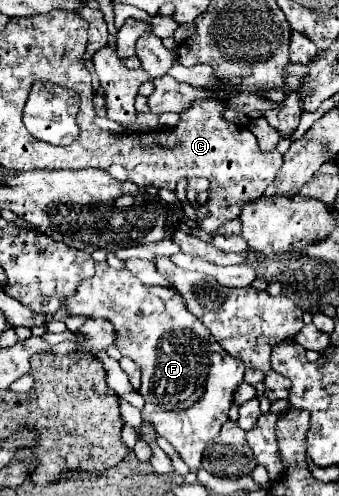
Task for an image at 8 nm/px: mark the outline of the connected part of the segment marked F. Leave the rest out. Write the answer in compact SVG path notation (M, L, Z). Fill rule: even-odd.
M98 262L96 274L80 282L76 296L66 302L66 310L68 314L104 318L114 324L118 350L142 368L142 386L138 390L146 400L142 420L148 422L158 436L166 438L190 470L196 472L200 468L204 448L218 436L222 424L228 420L228 408L234 400L234 392L244 380L244 364L238 358L232 358L212 338L208 328L188 312L184 296L180 298L174 288L146 286L128 270L114 270L106 262Z

